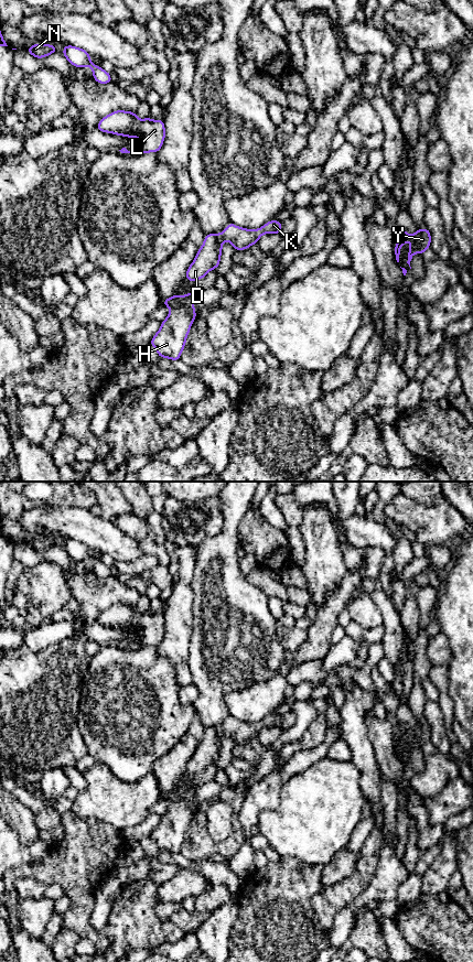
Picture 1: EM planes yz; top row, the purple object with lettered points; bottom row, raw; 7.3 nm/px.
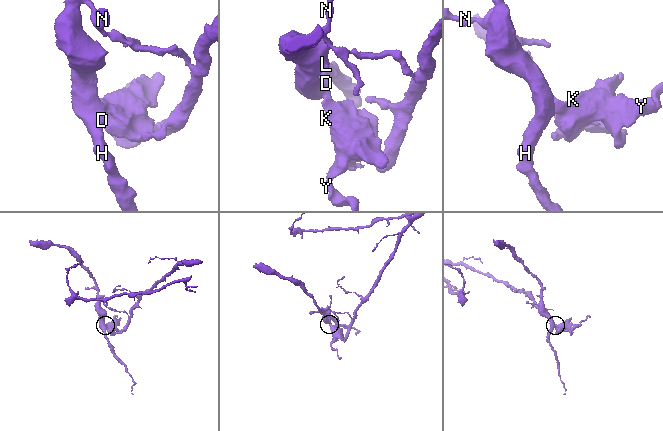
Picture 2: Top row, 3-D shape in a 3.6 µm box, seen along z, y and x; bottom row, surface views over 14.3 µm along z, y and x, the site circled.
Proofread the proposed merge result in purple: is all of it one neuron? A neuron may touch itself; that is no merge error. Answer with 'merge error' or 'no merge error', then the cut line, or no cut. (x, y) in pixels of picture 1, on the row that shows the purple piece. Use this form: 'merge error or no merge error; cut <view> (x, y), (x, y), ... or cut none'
merge error; cut yz (219, 234), (221, 244)

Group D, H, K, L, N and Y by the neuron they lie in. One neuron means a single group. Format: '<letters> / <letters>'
D H L N / K Y

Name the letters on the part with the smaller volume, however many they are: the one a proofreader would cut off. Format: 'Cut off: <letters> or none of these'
Cut off: K, Y

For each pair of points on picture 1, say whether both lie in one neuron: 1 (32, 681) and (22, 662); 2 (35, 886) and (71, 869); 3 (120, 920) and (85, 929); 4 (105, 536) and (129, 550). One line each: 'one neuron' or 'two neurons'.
1: one neuron
2: two neurons
3: two neurons
4: one neuron

